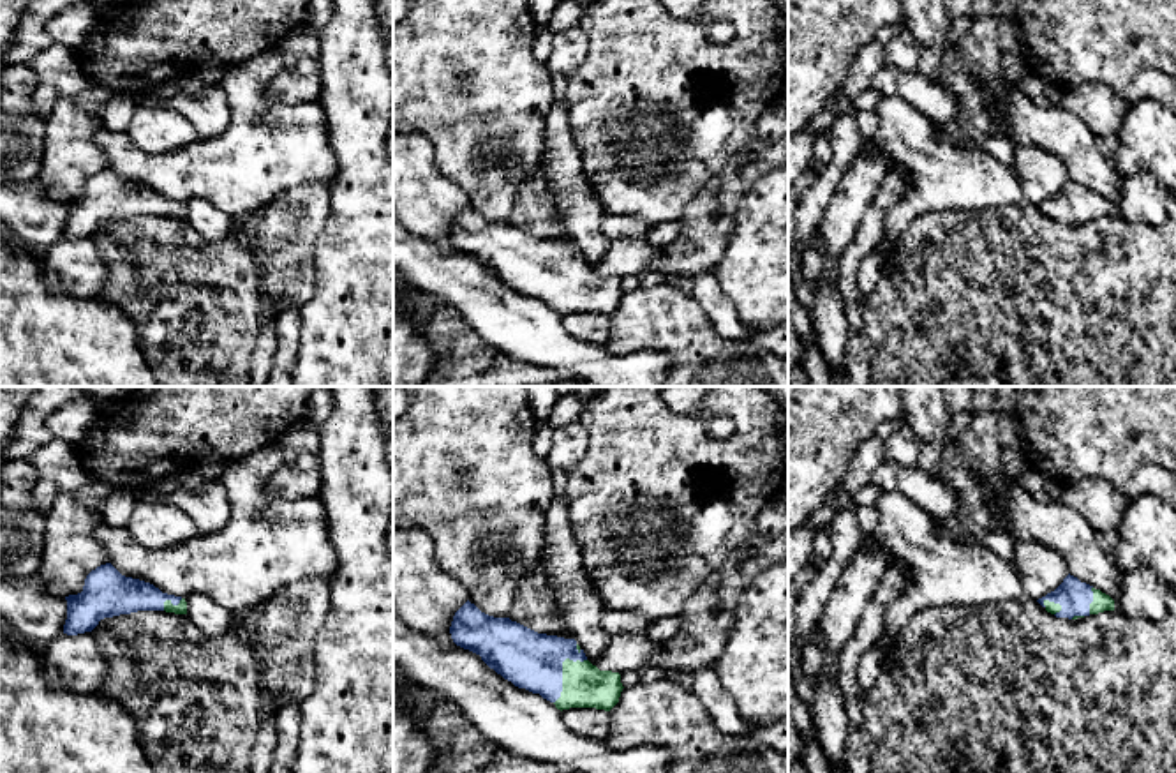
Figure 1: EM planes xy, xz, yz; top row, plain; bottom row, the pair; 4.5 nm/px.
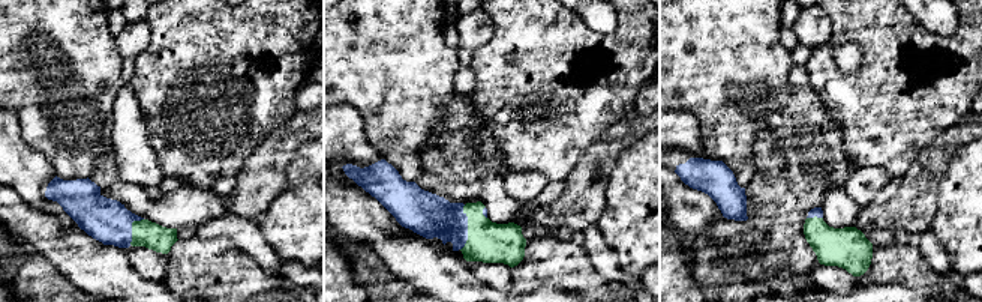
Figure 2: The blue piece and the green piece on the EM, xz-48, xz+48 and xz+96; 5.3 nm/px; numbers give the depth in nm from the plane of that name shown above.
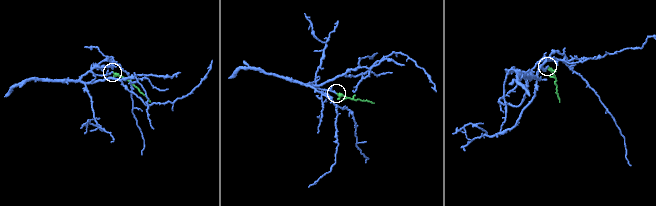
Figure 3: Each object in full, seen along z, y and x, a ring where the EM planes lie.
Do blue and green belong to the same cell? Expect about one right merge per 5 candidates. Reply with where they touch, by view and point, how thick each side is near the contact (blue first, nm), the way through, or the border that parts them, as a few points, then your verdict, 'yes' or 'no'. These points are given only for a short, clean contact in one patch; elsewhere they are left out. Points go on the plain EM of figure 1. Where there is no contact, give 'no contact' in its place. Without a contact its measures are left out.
xz (561, 276) | 260/200 nm | across xz (531, 265), (561, 276), (572, 286), (584, 290) | yes

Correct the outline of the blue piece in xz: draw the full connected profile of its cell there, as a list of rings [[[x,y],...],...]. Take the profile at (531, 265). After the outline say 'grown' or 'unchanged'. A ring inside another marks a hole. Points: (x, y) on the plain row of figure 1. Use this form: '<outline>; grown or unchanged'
[[[469,205],[455,217],[451,244],[518,293],[540,298],[557,314],[610,316],[621,302],[621,279],[592,270],[575,244],[538,238],[510,222],[481,217]]]; grown

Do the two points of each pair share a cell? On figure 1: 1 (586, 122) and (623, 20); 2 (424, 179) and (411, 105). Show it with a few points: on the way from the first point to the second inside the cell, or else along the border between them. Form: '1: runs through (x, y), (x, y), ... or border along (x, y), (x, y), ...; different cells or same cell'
1: runs through (610, 97), (623, 85), (623, 45); same cell
2: border along (411, 131), (431, 142), (434, 163), (439, 170); different cells

